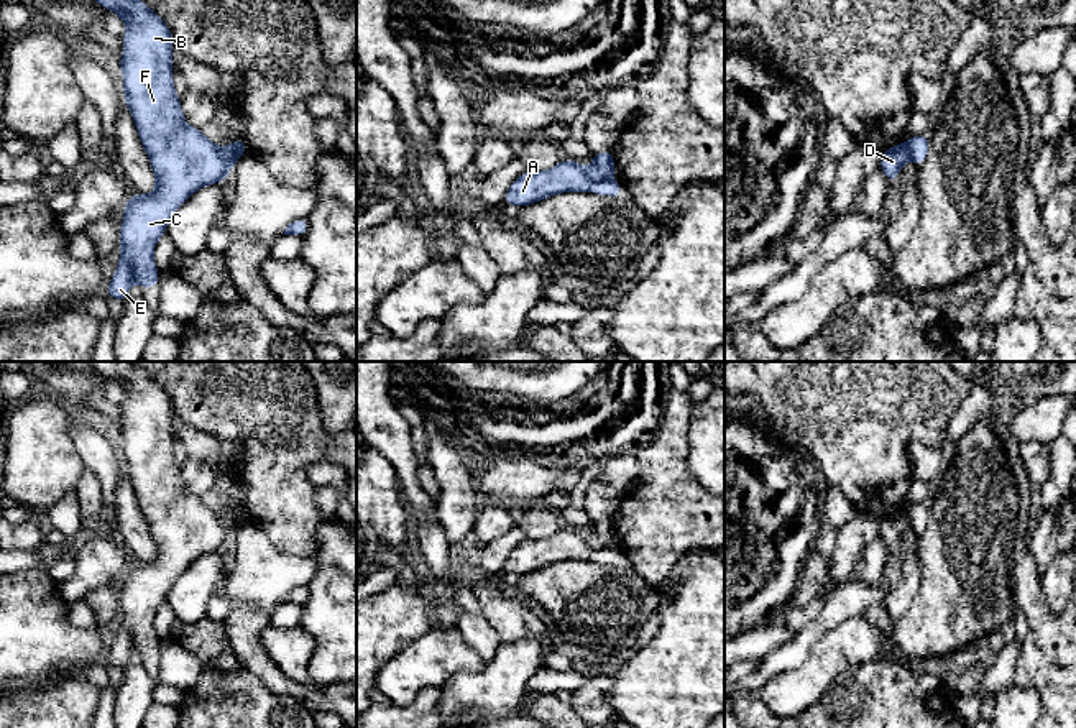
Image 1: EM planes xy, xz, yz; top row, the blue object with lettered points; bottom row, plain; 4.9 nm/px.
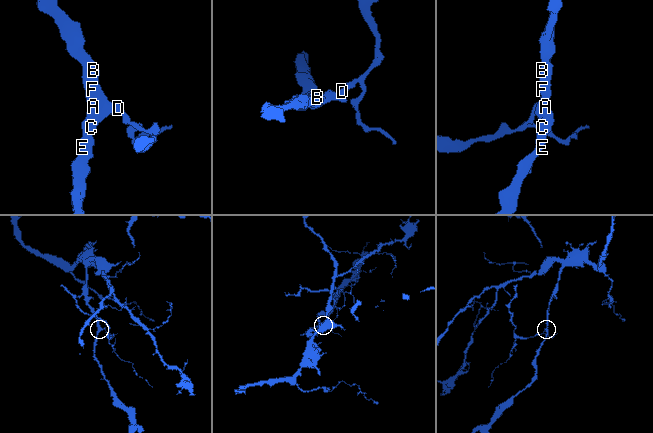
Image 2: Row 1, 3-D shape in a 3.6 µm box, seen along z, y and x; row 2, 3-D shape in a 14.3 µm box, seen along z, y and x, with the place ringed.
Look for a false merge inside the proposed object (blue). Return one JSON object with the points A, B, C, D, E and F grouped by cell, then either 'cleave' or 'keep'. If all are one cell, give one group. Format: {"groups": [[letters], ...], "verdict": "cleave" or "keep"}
{"groups": [["A", "B", "C", "E", "F"], ["D"]], "verdict": "cleave"}

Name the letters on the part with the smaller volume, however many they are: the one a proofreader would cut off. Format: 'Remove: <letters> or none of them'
Remove: D

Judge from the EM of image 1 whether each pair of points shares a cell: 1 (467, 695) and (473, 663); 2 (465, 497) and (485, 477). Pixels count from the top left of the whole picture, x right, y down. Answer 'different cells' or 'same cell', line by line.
1: different cells
2: different cells

